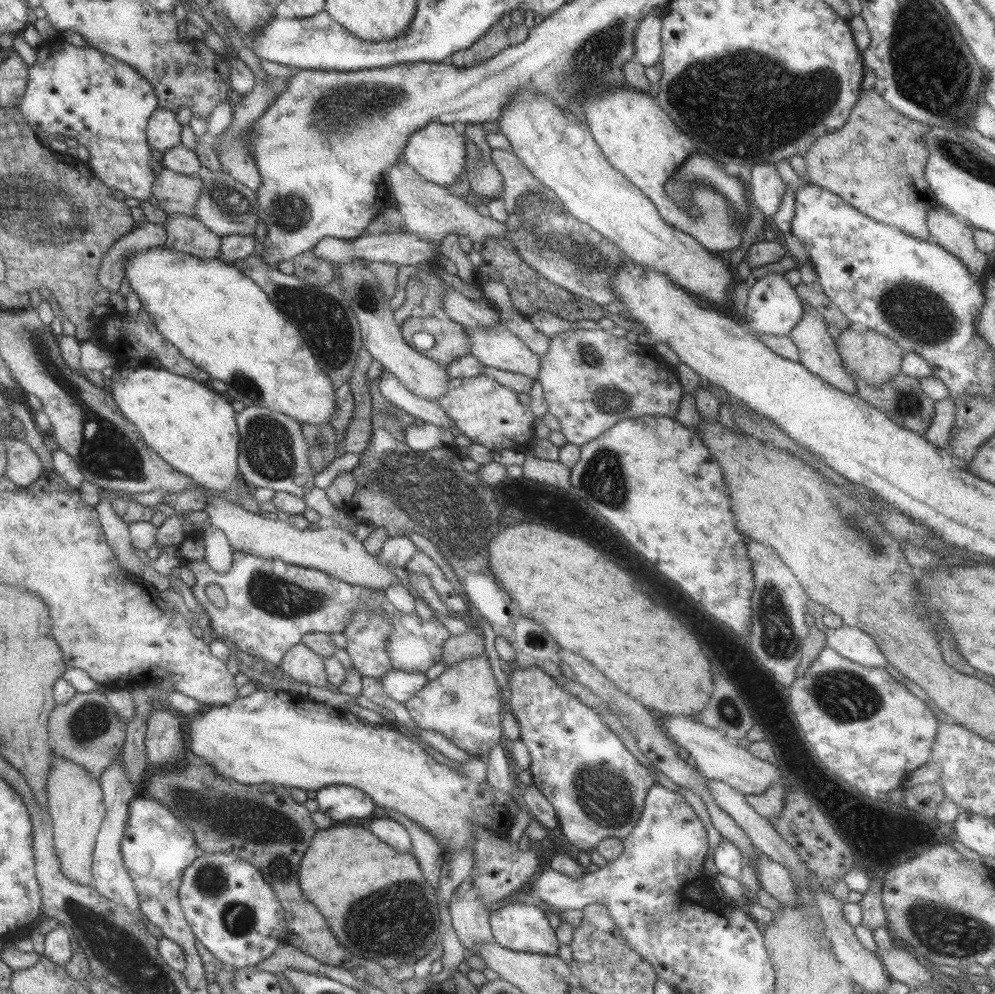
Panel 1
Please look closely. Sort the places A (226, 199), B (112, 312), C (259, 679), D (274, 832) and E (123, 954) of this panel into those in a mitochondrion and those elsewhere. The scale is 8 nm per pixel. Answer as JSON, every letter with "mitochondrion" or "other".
{"A":"mitochondrion","B":"other","C":"other","D":"mitochondrion","E":"mitochondrion"}

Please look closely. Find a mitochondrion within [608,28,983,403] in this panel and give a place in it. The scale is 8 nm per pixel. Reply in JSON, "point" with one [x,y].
{"point":[808,98]}

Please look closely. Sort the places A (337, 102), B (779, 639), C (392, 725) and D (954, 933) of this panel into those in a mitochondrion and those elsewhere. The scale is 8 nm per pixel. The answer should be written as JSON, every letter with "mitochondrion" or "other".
{"A":"mitochondrion","B":"mitochondrion","C":"other","D":"mitochondrion"}

